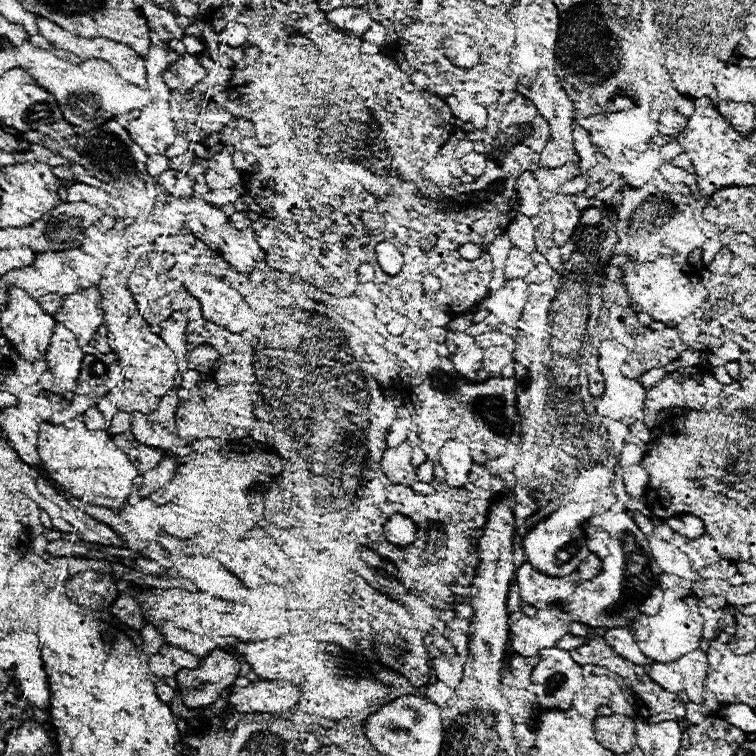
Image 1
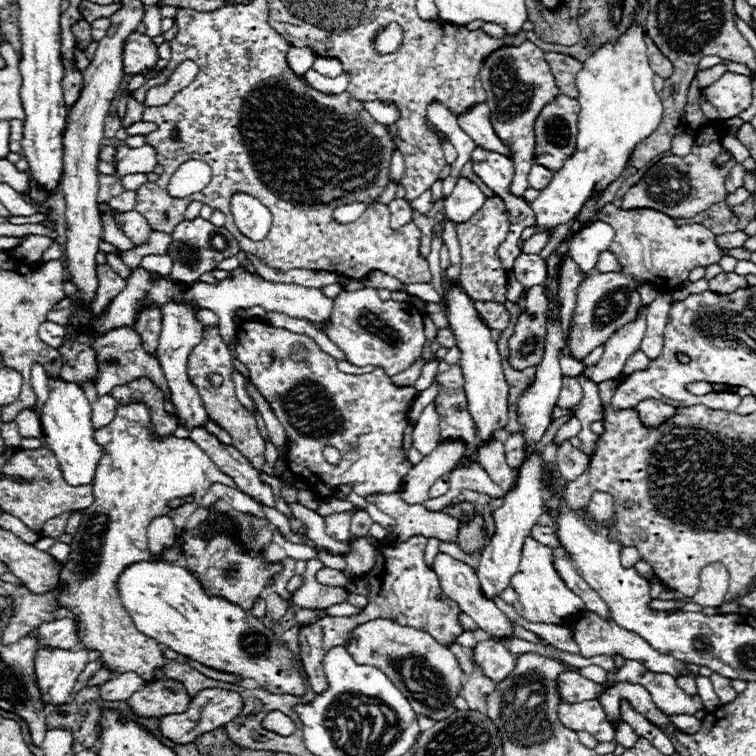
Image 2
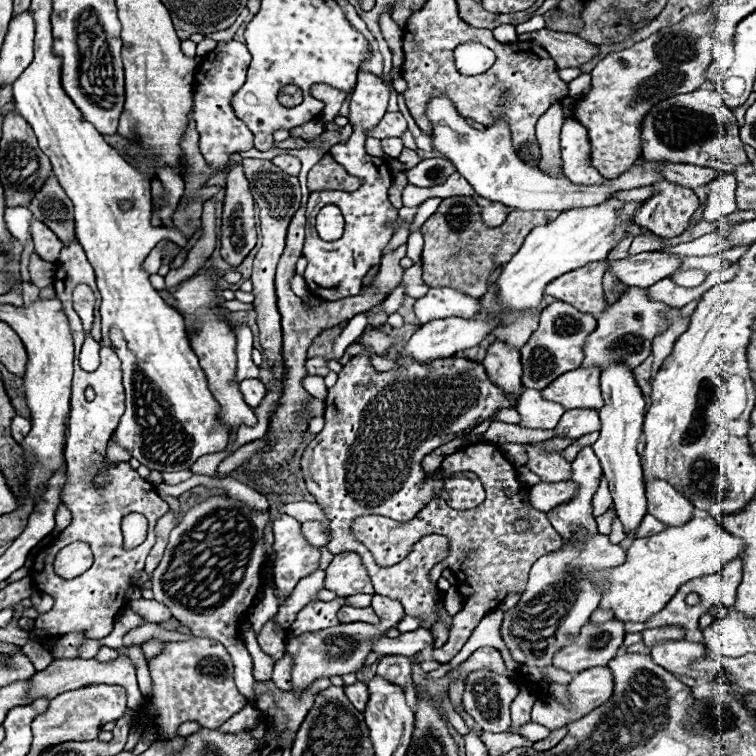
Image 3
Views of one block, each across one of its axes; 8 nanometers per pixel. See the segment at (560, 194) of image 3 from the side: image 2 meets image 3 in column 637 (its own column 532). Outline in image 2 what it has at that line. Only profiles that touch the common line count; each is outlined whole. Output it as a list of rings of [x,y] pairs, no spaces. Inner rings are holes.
[[[534,164],[532,170],[530,170],[530,188],[536,188],[536,190],[542,190],[544,186],[548,186],[548,182],[552,180],[552,170],[540,166],[540,164]]]

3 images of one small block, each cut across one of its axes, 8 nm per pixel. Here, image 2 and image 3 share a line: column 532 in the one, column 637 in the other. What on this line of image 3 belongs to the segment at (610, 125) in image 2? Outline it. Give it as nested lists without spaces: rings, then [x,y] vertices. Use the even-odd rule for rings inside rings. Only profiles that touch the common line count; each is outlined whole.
[[[608,198],[598,206],[572,208],[562,212],[556,220],[544,226],[536,226],[524,240],[522,248],[514,258],[502,266],[498,278],[498,302],[506,306],[508,312],[530,310],[540,304],[544,286],[554,278],[584,266],[586,262],[604,260],[614,246],[624,238],[626,226],[634,224],[634,214],[642,202],[622,202],[618,198]]]

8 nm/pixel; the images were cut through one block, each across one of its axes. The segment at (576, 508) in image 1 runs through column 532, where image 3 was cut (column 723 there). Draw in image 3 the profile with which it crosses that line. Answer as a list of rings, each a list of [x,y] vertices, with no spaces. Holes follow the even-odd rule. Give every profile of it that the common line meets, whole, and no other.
[[[712,516],[692,518],[684,526],[670,526],[650,538],[638,538],[628,548],[628,558],[620,568],[598,570],[590,574],[594,584],[608,582],[608,590],[602,592],[598,608],[614,612],[614,618],[622,622],[646,622],[650,614],[656,614],[676,594],[678,586],[692,578],[702,578],[724,568],[724,564],[736,560],[746,542],[730,536]]]

